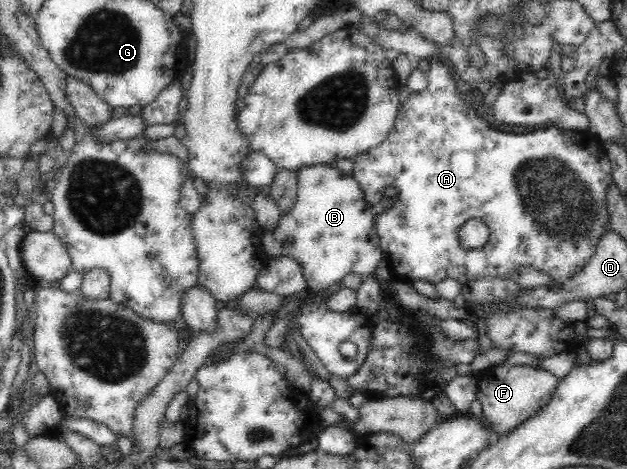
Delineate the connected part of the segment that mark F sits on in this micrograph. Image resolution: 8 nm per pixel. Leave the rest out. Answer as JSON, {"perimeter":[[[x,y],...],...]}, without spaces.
{"perimeter":[[[500,366],[481,371],[475,377],[478,383],[476,397],[482,405],[483,419],[490,424],[496,437],[505,436],[521,425],[551,399],[557,387],[557,377],[539,367]]]}

